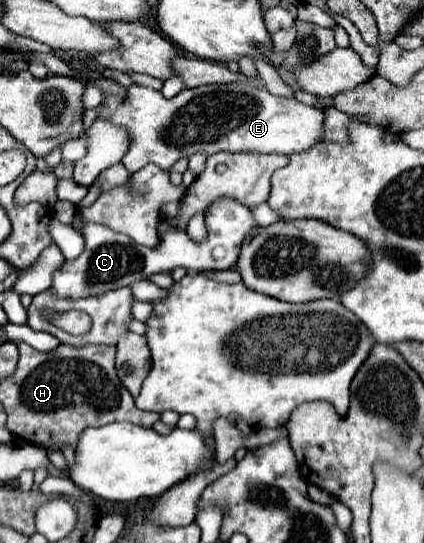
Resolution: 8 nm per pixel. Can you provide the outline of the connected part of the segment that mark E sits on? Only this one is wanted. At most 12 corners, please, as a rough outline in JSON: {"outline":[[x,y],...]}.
{"outline":[[107,78],[99,118],[123,166],[195,152],[289,156],[323,140],[321,108],[251,82],[171,100]]}

